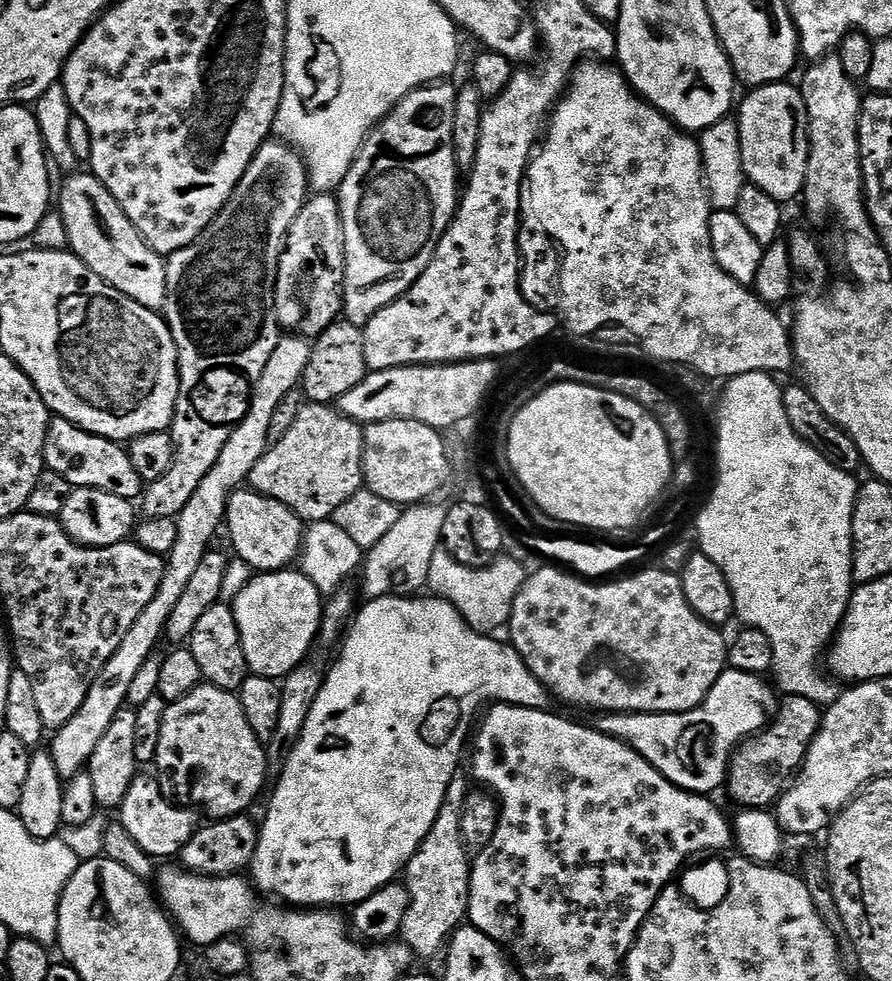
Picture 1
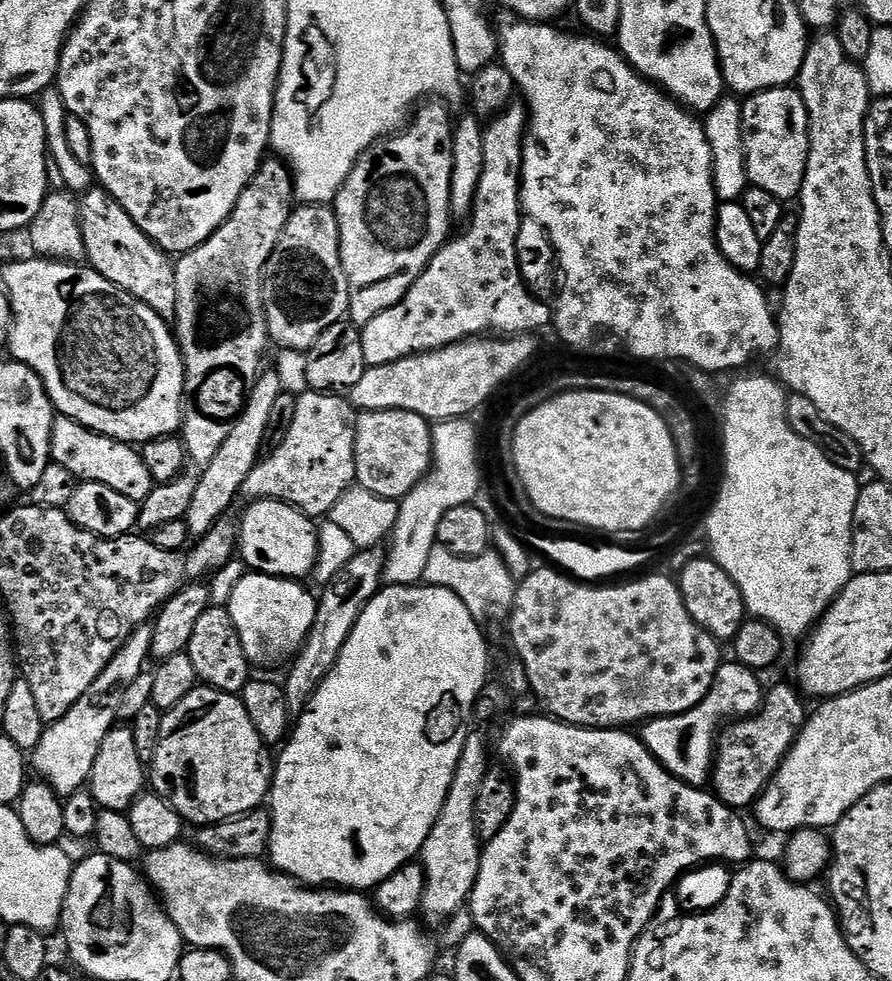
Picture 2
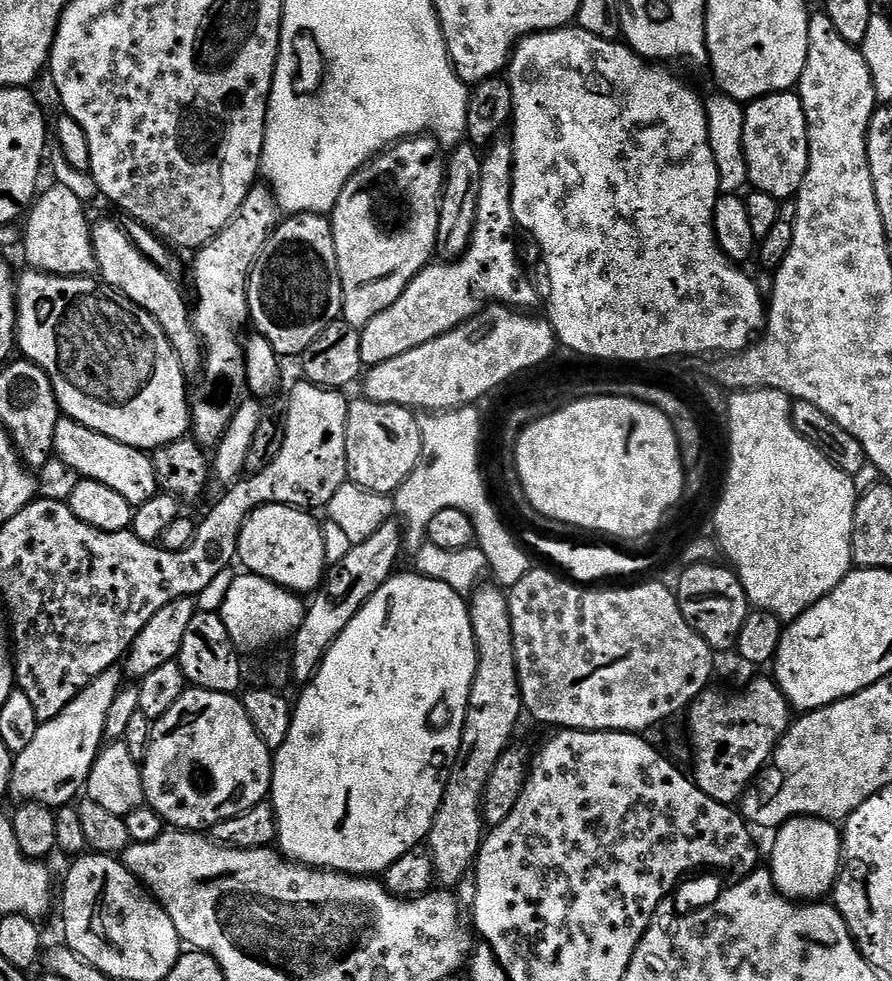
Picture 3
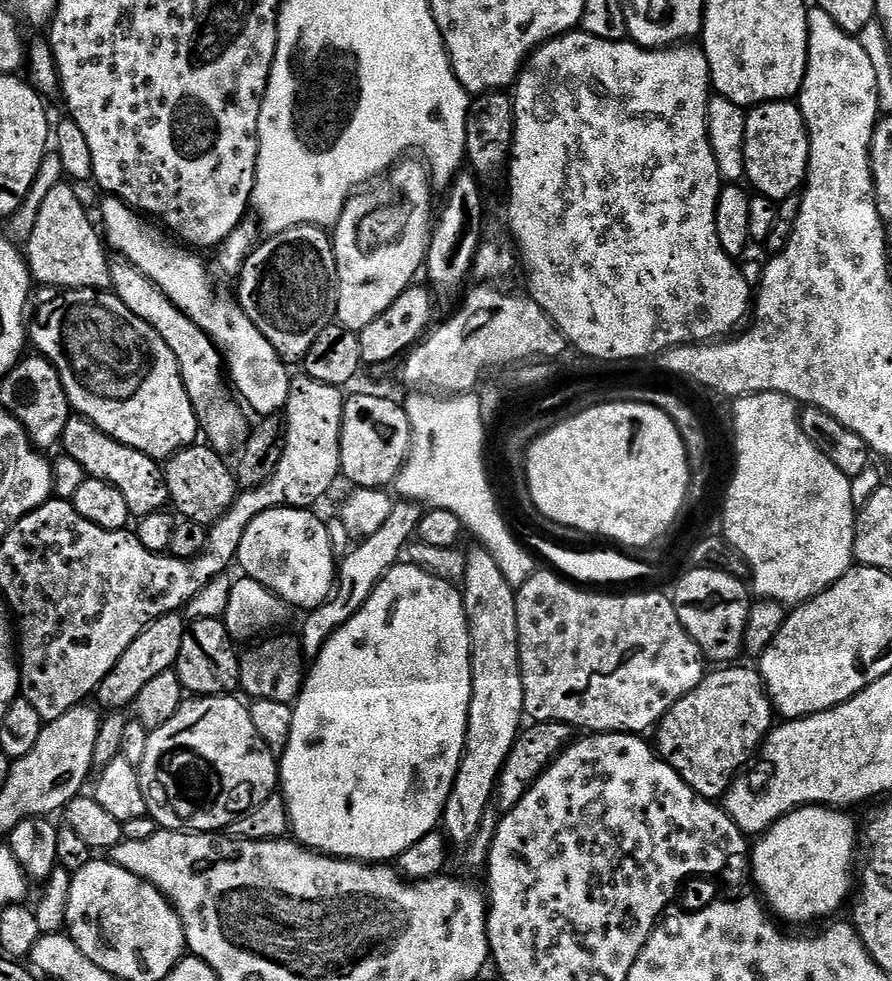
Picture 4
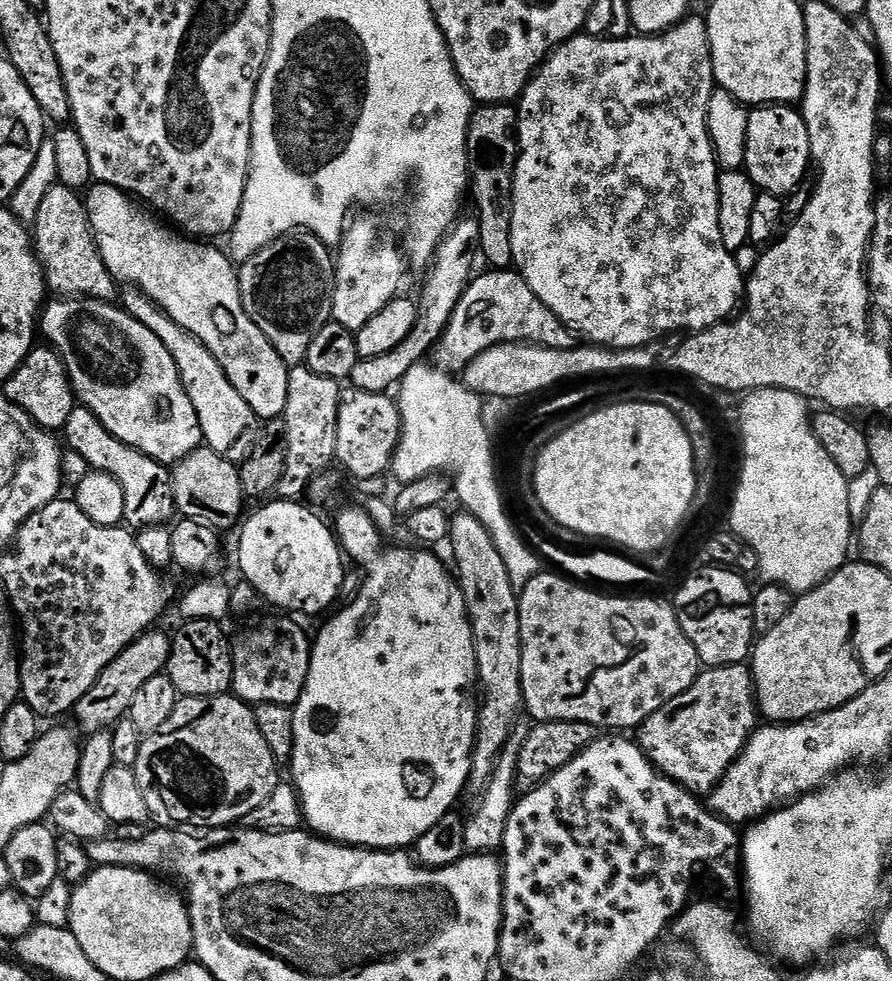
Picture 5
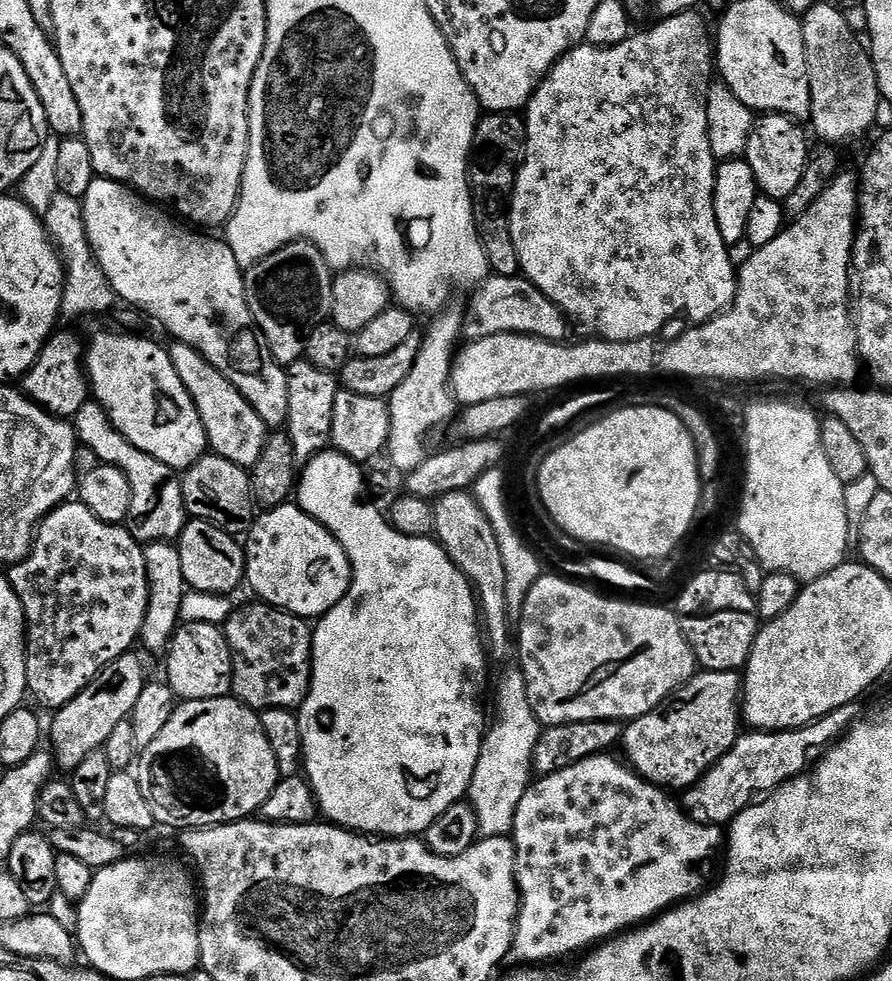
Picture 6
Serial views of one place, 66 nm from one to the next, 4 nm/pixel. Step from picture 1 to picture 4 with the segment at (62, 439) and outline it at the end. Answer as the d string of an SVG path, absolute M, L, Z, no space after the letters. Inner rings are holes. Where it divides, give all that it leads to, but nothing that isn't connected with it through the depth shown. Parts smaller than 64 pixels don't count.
M69 415L68 421L64 423L62 452L82 466L85 477L106 482L114 486L114 490L122 490L122 498L126 498L126 506L133 517L161 511L169 503L163 467L151 456L110 438L110 434L98 430L98 426L82 415Z

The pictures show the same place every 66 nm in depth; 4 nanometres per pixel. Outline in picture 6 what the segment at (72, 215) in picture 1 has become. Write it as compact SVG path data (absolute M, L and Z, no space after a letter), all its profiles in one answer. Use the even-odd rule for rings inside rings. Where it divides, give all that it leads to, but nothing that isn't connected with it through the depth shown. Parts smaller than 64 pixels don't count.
M179 342L173 345L170 355L174 362L174 370L178 370L190 398L196 404L198 414L202 418L202 426L208 435L209 449L240 468L251 470L268 441L268 425L262 422L260 415L253 410L250 402L246 402L244 395L229 382L228 377L200 353L200 349Z

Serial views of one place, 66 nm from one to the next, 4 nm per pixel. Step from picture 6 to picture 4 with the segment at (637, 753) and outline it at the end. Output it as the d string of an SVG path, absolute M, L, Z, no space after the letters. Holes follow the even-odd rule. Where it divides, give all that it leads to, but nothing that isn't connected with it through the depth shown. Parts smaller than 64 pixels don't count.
M720 666L715 670L716 672L709 671L704 677L704 681L700 683L694 690L690 690L690 694L686 694L678 702L674 702L674 706L670 706L670 710L661 719L660 723L656 725L654 729L654 747L661 760L665 760L670 767L683 778L683 780L694 789L699 796L706 798L707 800L719 801L728 793L728 787L735 782L741 775L740 772L748 763L752 760L752 755L761 751L764 739L768 736L768 733L772 731L774 727L774 709L772 706L772 699L768 696L768 691L764 685L764 680L761 678L759 671L755 667L752 668L736 668L740 666Z

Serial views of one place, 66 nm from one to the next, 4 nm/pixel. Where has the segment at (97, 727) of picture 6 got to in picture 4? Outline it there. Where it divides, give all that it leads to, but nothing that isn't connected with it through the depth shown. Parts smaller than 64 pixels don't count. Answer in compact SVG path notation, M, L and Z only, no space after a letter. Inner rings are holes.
M171 612L170 615L155 620L146 630L142 630L142 634L138 634L138 638L130 642L126 654L118 658L114 670L110 670L108 677L96 689L95 703L104 710L127 709L138 698L142 686L148 685L156 675L175 669L178 650L182 650L185 627L185 617L180 612Z

